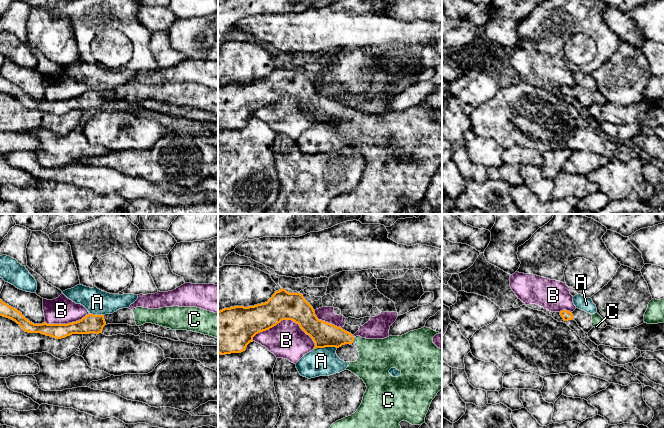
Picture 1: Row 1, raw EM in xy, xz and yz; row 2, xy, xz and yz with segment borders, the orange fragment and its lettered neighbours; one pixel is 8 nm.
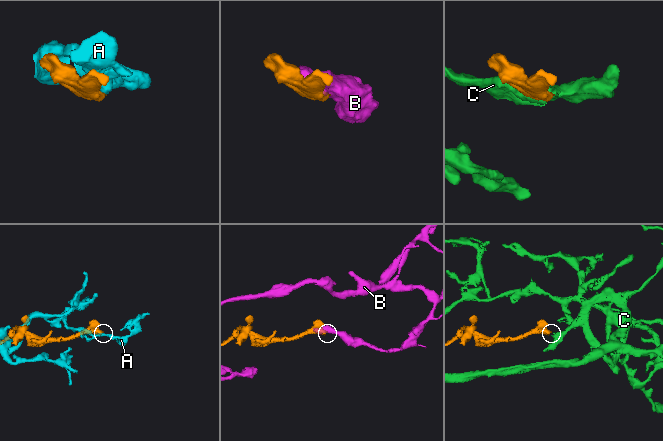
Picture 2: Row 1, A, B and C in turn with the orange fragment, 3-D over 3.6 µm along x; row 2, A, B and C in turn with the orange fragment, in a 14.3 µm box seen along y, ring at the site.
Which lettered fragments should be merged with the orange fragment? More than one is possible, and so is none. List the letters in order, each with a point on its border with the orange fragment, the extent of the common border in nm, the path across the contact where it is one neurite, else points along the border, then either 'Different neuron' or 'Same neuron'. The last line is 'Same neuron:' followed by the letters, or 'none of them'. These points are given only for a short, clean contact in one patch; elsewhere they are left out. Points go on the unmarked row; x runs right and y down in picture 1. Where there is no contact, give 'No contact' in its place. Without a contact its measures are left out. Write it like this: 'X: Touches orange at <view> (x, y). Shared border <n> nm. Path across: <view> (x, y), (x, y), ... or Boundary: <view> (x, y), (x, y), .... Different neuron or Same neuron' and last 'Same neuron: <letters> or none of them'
A: Touches orange at xz (325, 122). Shared border 180 nm. Different neuron
B: Touches orange at xz (285, 95). Shared border 500 nm. Different neuron
C: Touches orange at xz (353, 116). Shared border 50 nm. Path across: xz (324, 110), (353, 116), (376, 133). Same neuron
Same neuron: C

